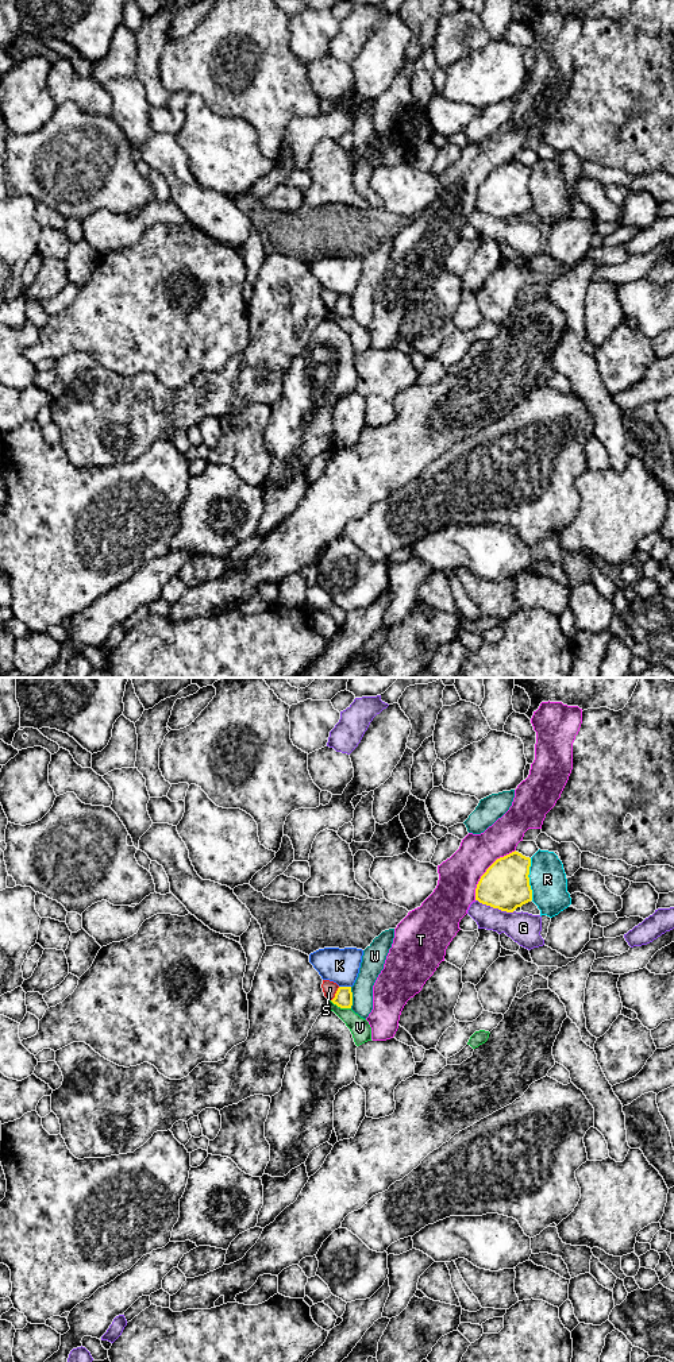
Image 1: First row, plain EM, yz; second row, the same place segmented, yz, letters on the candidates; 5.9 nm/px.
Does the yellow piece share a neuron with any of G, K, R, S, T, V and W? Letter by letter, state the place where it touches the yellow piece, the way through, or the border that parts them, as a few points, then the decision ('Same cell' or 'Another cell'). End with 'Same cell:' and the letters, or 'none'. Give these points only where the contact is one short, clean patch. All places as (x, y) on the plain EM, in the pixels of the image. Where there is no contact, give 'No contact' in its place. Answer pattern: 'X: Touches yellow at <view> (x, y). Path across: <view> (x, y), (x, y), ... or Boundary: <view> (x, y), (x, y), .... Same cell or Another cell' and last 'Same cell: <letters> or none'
G: Touches yellow at yz (495, 216). Another cell
K: Touches yellow at yz (345, 296). Another cell
R: Touches yellow at yz (528, 188). Another cell
S: Touches yellow at yz (335, 303). Another cell
T: Touches yellow at yz (486, 180). Another cell
V: Touches yellow at yz (341, 316). Boundary: yz (330, 309), (341, 316), (350, 317). Another cell
W: Touches yellow at yz (351, 307). Another cell
Same cell: none

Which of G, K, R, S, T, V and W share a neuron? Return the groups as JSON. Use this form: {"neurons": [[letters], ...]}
{"neurons": [["G"], ["K"], ["R"], ["S"], ["T"], ["V"], ["W"]]}

